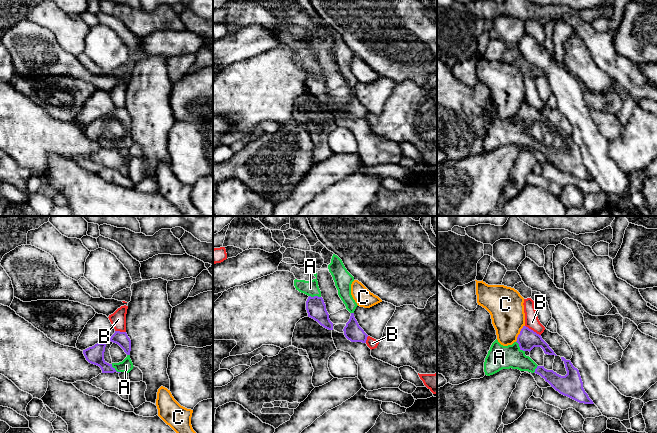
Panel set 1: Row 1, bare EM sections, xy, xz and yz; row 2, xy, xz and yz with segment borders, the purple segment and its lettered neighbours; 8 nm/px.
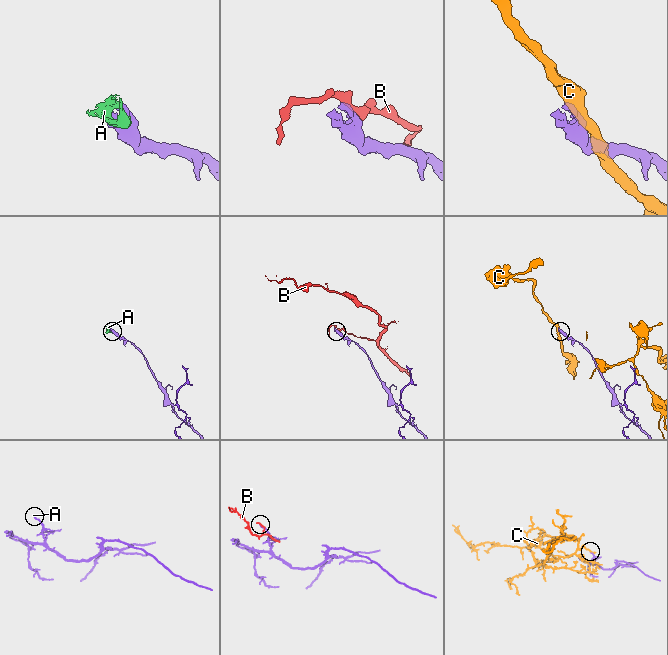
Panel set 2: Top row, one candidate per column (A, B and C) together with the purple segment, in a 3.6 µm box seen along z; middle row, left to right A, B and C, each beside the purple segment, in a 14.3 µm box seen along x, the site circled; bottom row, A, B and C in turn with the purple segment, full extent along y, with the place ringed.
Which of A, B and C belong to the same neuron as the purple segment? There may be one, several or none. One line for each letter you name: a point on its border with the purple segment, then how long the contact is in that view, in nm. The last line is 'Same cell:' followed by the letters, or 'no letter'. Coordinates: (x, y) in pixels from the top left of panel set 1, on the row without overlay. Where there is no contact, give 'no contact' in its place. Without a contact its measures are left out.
A: yz (519, 122) | 110 nm
Same cell: A

